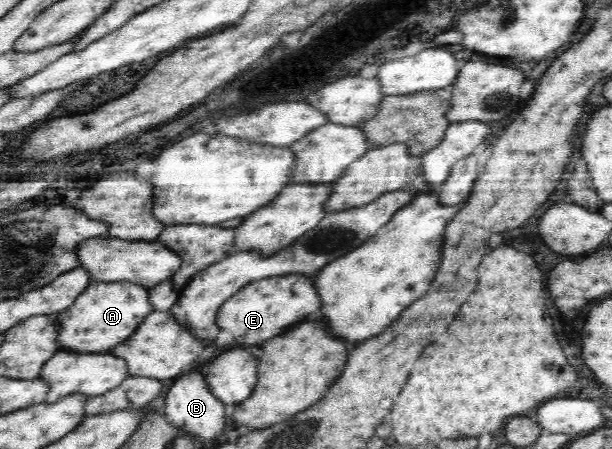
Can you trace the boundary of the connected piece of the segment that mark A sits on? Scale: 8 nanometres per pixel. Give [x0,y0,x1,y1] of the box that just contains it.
[55,280,153,353]

